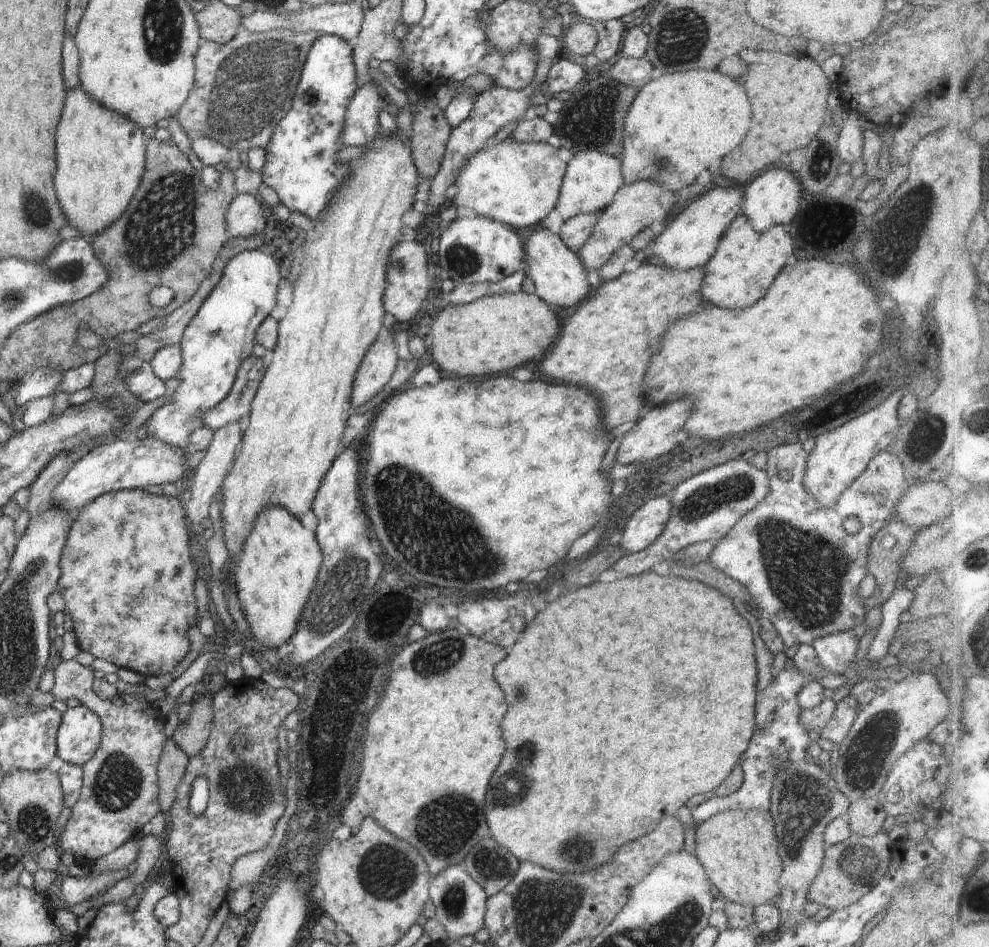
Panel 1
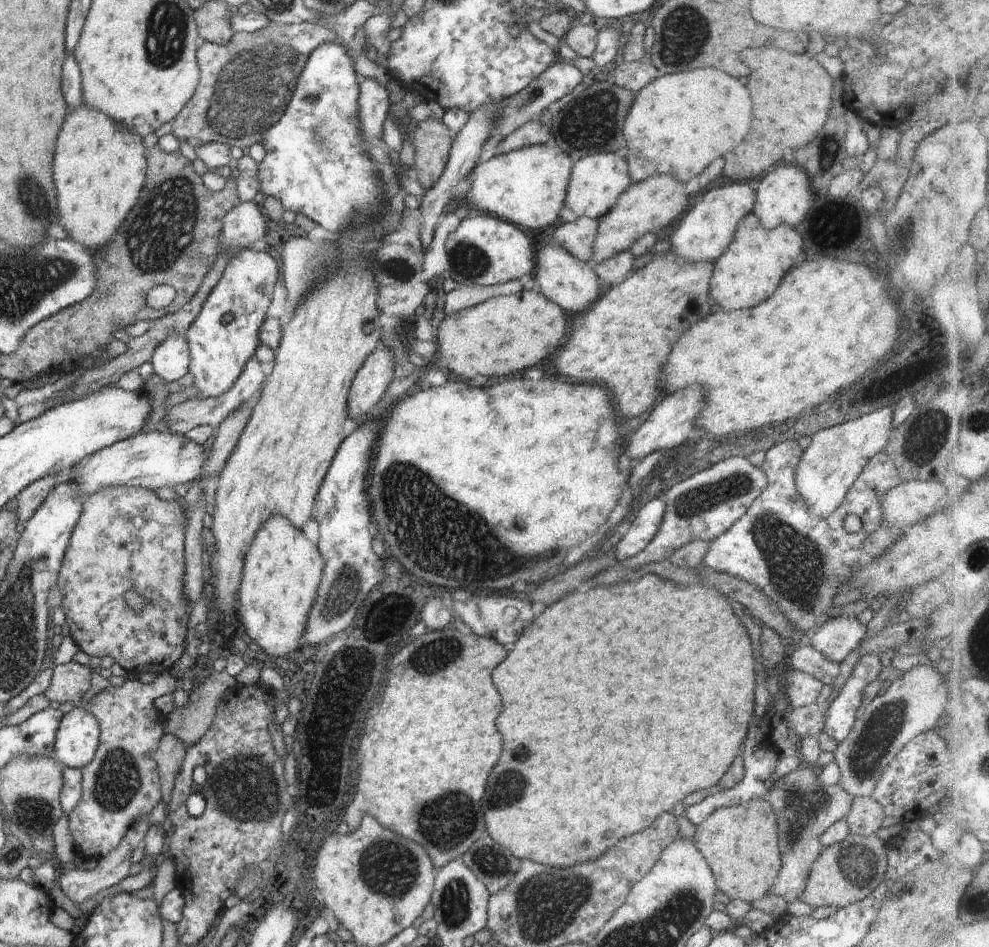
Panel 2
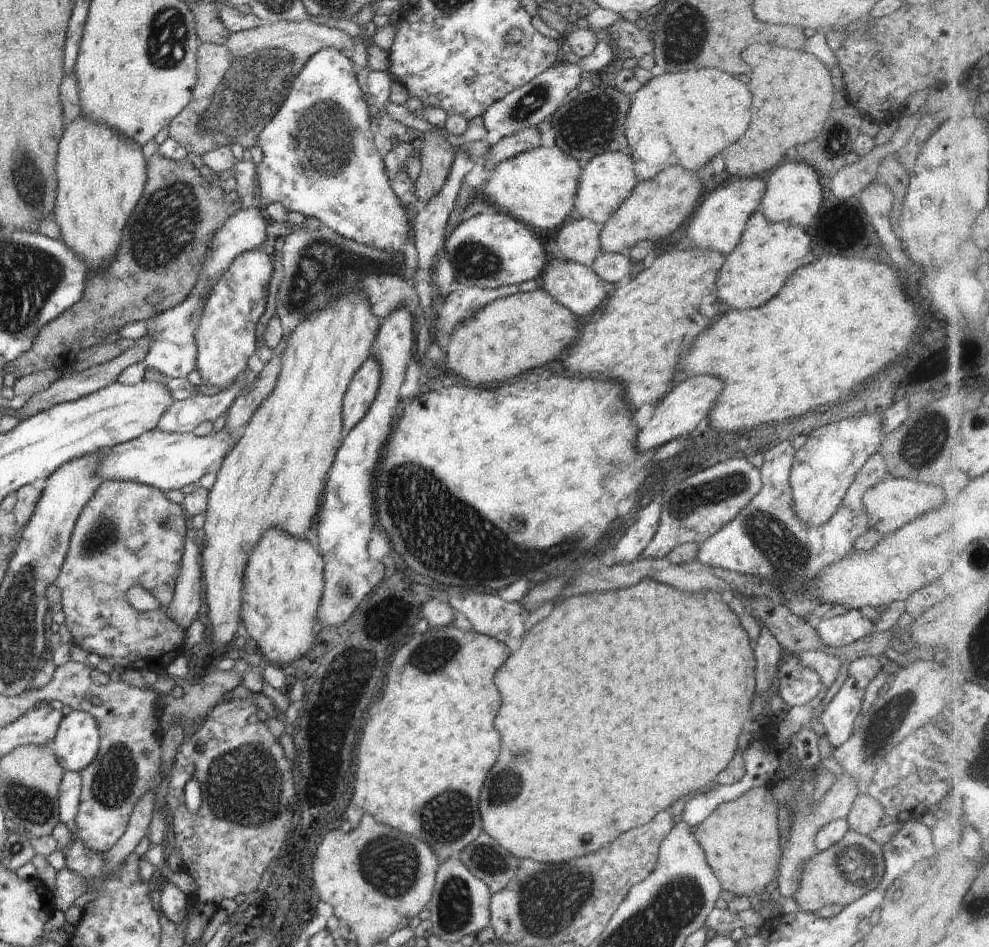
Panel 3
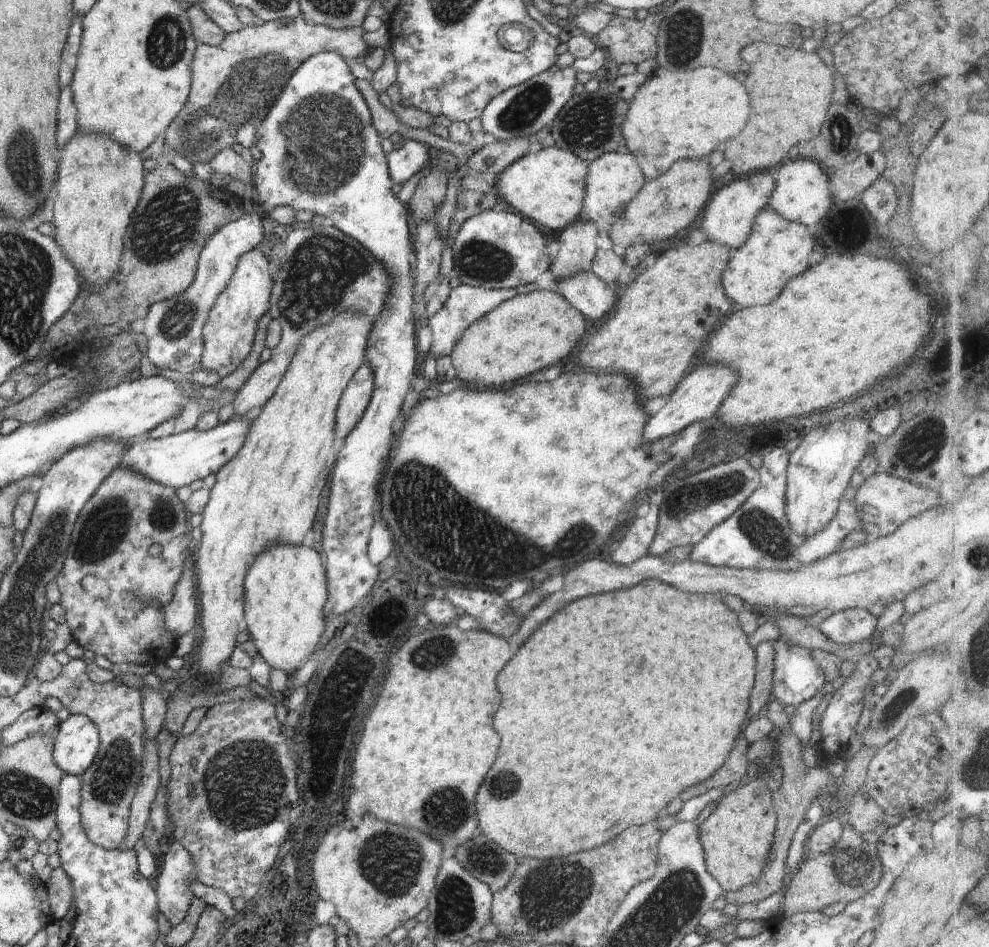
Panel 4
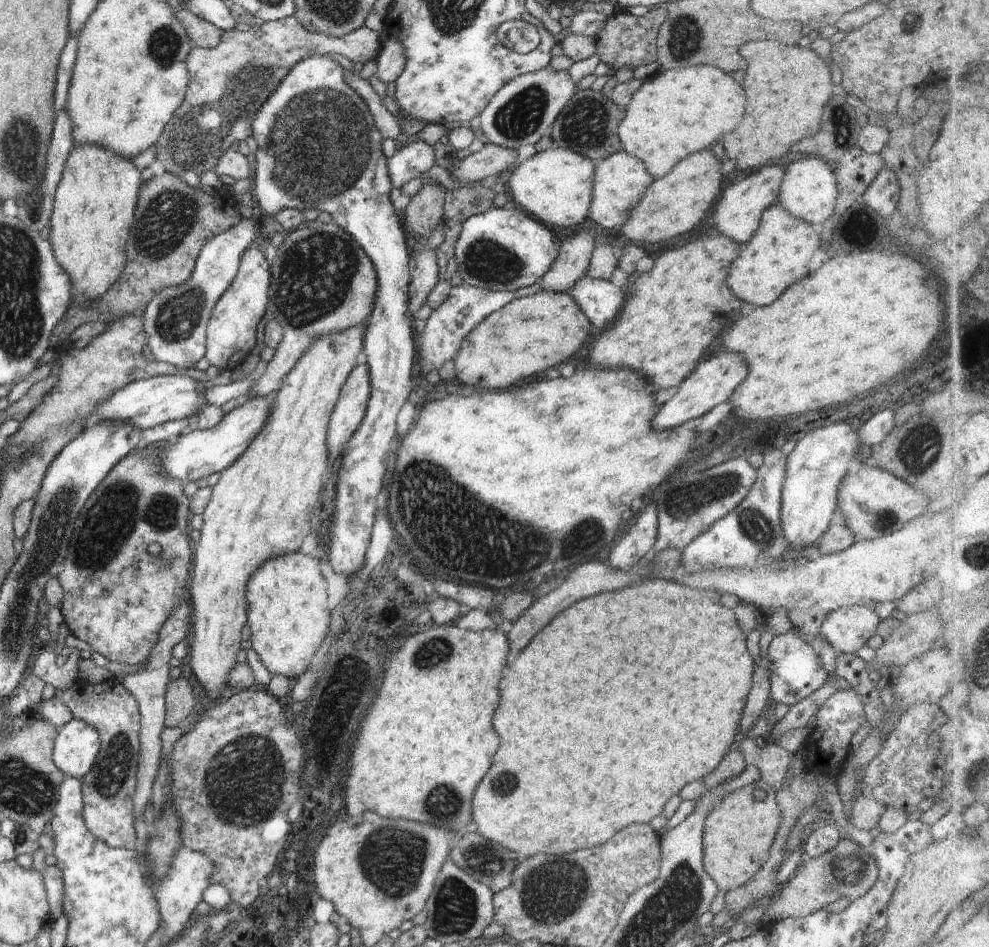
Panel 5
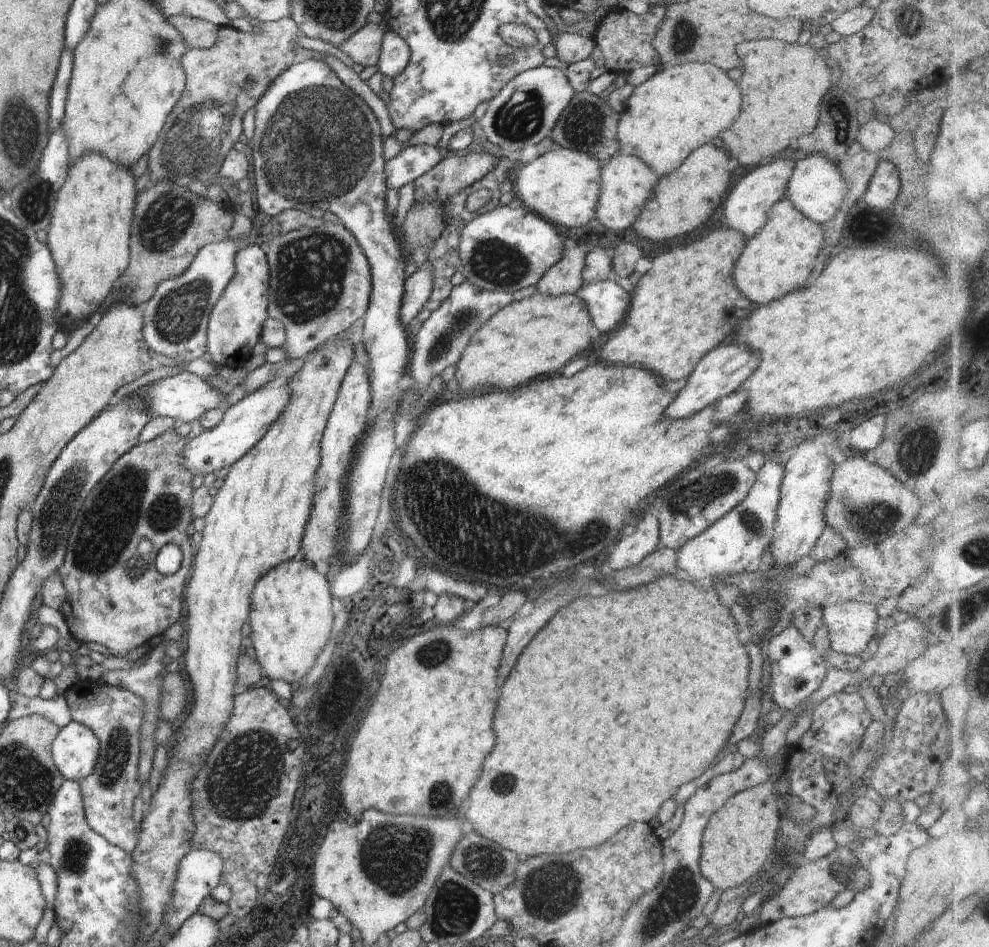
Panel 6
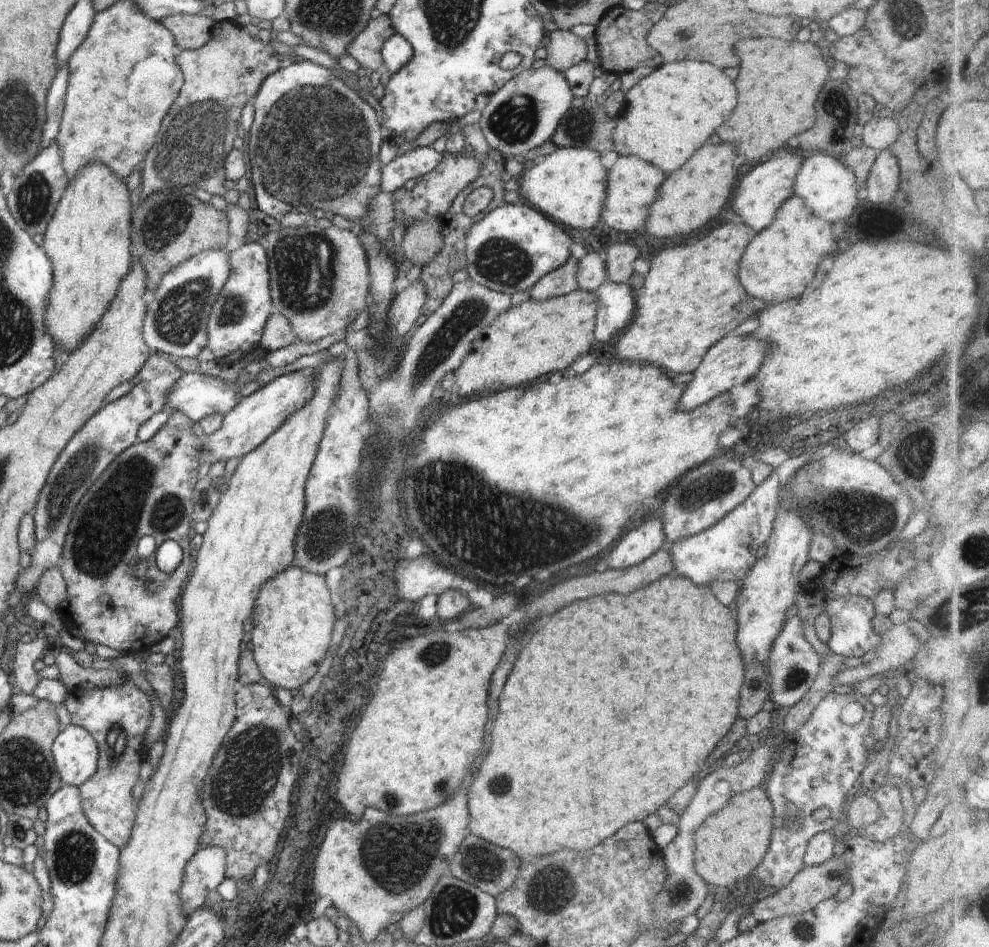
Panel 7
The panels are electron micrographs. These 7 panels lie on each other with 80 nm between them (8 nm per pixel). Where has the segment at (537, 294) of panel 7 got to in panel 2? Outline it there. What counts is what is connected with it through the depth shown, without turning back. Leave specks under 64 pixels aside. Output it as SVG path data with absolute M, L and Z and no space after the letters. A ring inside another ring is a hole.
M578 217L577 220L563 223L554 232L556 244L564 247L572 256L591 263L593 258L593 246L599 221L590 217Z

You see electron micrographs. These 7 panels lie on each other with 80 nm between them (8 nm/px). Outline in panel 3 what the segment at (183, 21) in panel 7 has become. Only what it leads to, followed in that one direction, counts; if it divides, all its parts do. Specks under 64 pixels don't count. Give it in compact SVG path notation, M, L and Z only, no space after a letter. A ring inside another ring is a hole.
M206 2L206 4L195 4L191 13L195 18L195 30L200 43L216 43L223 45L227 42L231 32L222 24L219 19L216 2Z

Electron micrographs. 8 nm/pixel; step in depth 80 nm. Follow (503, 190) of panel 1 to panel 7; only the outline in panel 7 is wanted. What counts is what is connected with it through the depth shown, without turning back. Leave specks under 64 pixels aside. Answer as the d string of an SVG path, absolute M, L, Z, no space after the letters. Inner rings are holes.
M559 147L544 162L527 165L517 179L519 192L530 206L542 211L553 222L572 228L594 228L602 220L607 197L608 170L600 163L601 154L584 147Z

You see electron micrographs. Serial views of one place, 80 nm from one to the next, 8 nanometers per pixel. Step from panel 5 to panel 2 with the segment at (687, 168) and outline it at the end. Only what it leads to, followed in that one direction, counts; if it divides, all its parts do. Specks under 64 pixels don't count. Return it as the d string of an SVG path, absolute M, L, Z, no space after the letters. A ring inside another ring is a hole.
M674 173L650 175L639 183L632 183L619 197L617 205L599 221L593 246L592 262L612 258L632 248L643 236L664 230L672 224L684 210L688 209L688 196L685 185Z

